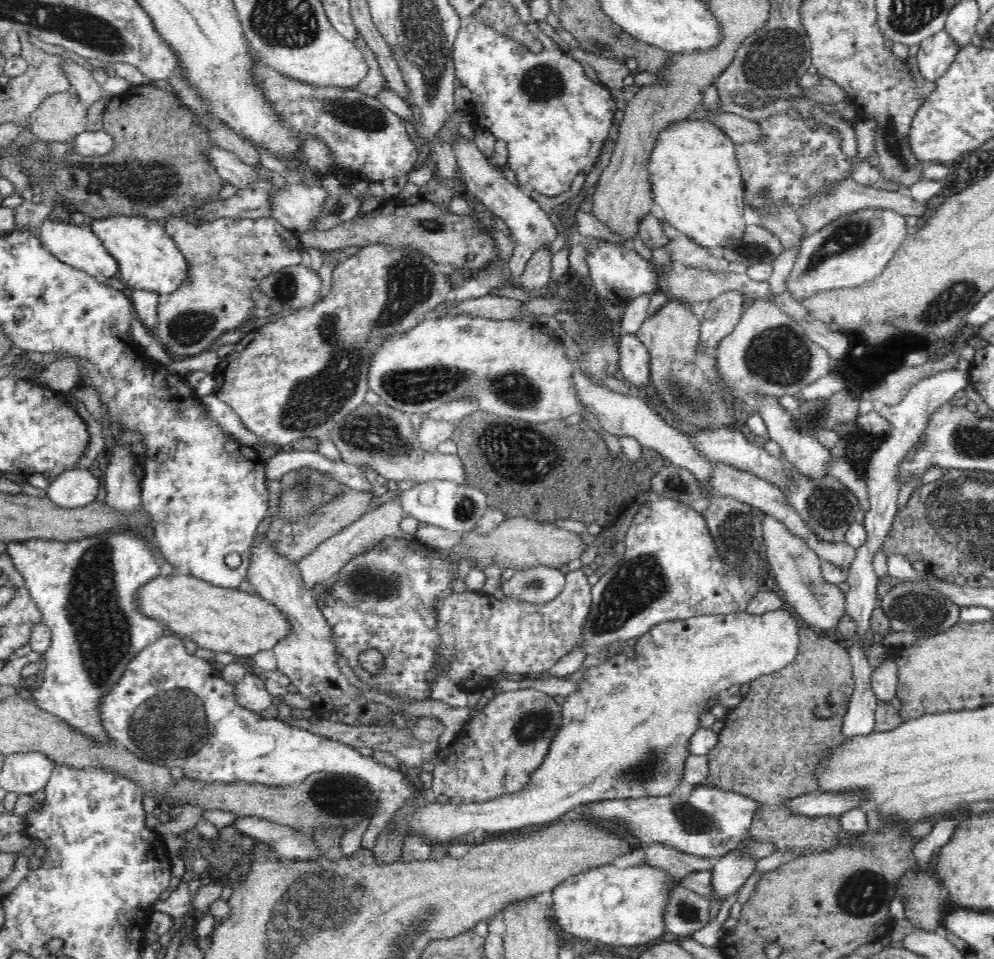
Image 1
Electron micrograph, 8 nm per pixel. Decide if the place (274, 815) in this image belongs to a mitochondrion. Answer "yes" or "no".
no

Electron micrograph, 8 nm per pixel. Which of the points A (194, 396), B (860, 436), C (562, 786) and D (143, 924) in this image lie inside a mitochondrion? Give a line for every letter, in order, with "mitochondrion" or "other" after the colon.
A: other
B: other
C: other
D: other

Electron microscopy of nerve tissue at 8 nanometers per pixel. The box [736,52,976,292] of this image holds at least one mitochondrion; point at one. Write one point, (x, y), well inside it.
(843, 241)

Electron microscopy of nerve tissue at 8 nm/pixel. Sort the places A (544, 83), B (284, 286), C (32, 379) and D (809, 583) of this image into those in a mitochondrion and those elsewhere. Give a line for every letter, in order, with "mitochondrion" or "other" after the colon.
A: mitochondrion
B: mitochondrion
C: other
D: mitochondrion

